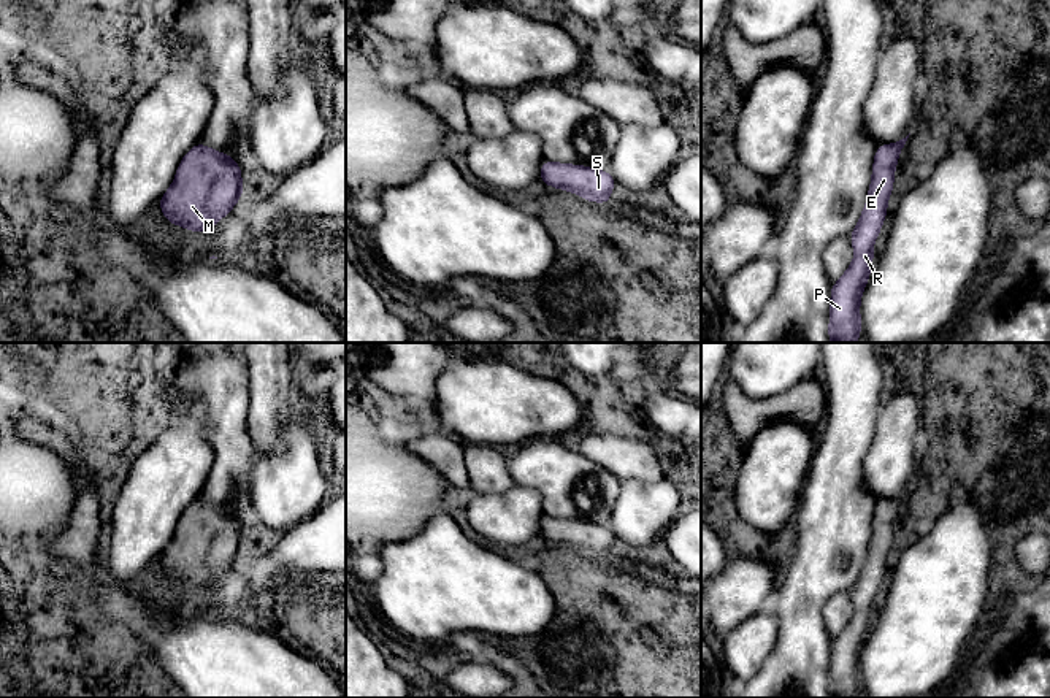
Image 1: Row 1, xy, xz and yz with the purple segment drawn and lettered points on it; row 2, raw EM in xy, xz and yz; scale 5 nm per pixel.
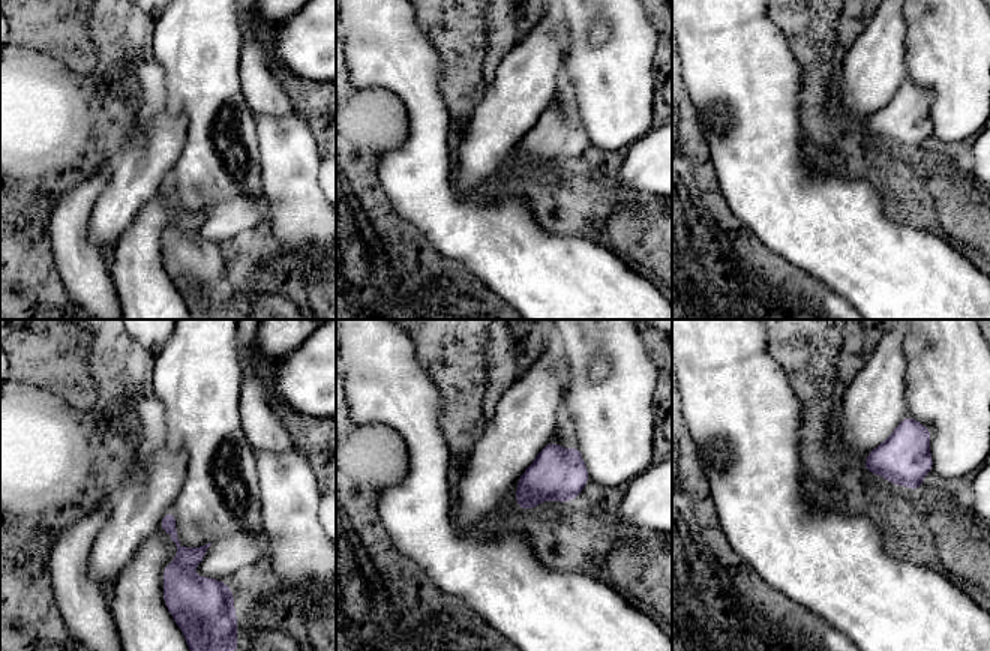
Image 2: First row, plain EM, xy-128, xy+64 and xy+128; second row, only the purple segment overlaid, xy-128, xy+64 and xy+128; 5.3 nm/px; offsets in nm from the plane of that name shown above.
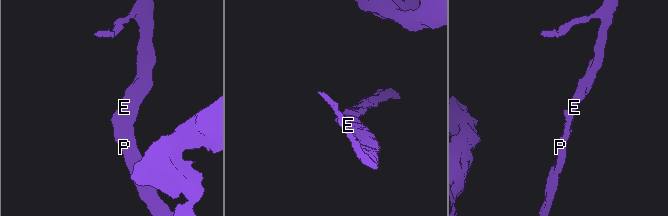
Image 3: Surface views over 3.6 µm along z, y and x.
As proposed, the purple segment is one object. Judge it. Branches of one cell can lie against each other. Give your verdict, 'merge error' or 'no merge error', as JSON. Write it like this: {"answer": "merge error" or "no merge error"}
{"answer": "no merge error"}

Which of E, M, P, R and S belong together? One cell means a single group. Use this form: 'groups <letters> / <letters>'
groups E M P R S

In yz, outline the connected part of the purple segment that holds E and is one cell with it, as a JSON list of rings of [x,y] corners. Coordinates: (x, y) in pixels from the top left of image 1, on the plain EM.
[[[909,490],[896,498],[877,501],[868,555],[850,589],[855,612],[841,635],[831,641],[830,698],[856,698],[861,688],[860,655],[874,620],[872,603],[885,576],[895,541],[895,522],[907,493]]]

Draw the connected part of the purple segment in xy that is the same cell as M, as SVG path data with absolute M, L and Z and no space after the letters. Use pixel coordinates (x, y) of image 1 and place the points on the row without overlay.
M197 498L181 516L176 533L159 555L165 574L192 587L211 587L244 547L241 522L233 512Z

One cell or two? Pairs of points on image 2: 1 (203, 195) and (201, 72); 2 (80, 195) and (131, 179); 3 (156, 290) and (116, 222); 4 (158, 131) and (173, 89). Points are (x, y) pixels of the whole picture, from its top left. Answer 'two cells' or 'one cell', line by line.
1: one cell
2: two cells
3: two cells
4: two cells

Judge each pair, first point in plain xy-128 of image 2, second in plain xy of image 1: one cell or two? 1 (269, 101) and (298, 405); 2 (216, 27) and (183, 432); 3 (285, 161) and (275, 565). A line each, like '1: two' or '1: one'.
1: two
2: two
3: two

